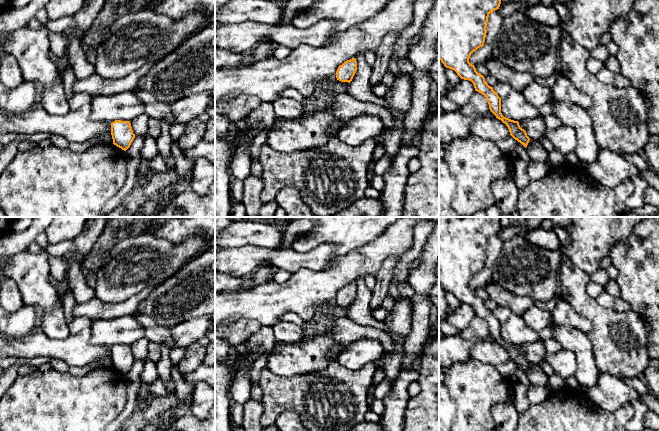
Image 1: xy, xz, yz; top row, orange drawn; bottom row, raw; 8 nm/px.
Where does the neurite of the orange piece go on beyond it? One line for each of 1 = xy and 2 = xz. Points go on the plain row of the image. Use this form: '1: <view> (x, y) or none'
1: none
2: none

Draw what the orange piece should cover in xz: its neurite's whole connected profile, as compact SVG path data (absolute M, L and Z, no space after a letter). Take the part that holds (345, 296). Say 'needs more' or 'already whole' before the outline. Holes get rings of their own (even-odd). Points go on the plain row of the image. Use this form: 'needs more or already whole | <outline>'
already whole | M355 282L345 285L336 295L336 302L341 306L350 307L357 295L357 285Z

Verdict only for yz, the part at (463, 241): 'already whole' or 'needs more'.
already whole

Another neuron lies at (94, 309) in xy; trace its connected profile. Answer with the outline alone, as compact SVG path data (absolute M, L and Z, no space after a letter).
M148 287L127 300L119 303L107 303L97 297L79 304L76 303L72 310L74 318L85 316L91 320L110 320L126 315L134 315L138 311L141 302L147 299L154 287Z

